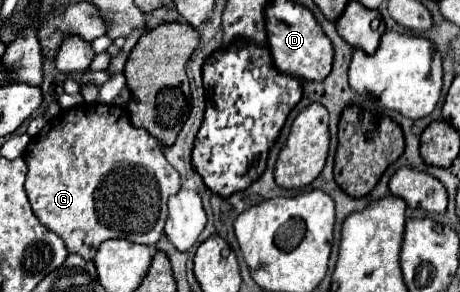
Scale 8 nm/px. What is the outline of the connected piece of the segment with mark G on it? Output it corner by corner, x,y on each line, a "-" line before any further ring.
81,104
59,112
31,138
23,158
27,162
25,190
35,216
43,226
63,238
69,252
75,252
85,260
93,260
99,244
111,238
153,246
163,234
167,198
181,188
179,172
163,156
157,138
145,128
133,126
125,108
111,104

